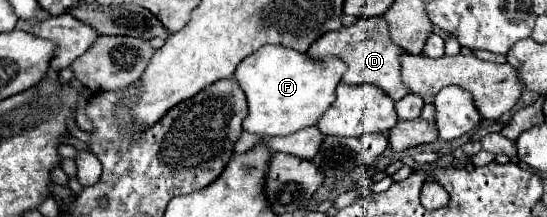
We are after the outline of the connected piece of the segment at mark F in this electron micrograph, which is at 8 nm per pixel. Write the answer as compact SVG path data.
M269 44L259 48L255 54L247 56L233 74L247 100L247 118L243 120L243 130L267 138L287 136L301 128L313 126L333 102L335 88L345 70L347 66L339 58L325 58L317 62L307 54L283 46Z

